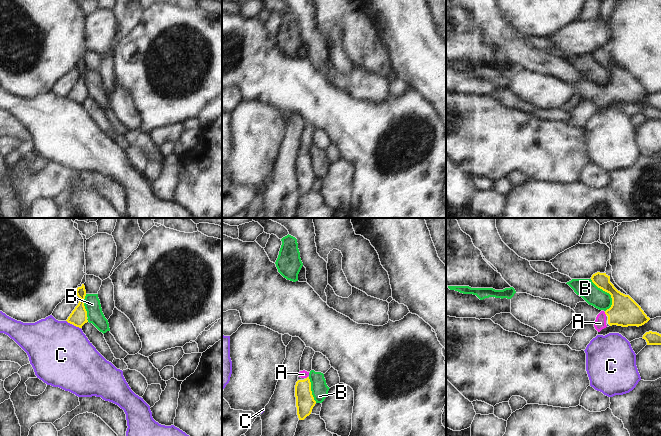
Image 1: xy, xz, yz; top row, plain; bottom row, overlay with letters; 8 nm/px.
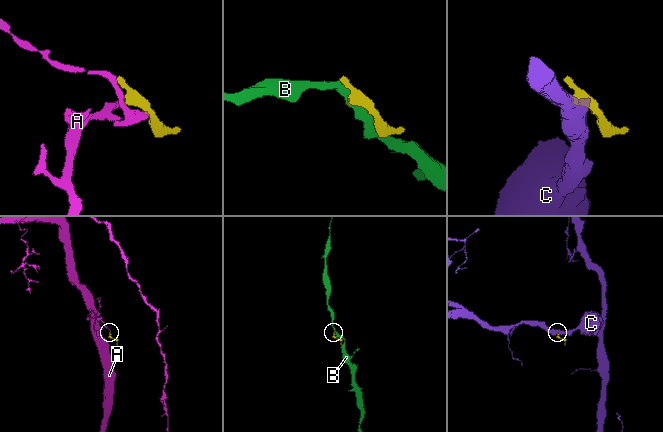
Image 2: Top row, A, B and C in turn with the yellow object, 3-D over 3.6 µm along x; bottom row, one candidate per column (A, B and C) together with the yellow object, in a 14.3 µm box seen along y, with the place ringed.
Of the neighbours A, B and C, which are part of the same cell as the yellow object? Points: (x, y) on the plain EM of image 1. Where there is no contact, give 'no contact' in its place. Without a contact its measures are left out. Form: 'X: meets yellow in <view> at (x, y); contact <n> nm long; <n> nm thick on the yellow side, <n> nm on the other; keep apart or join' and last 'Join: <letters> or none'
A: meets yellow in yz at (605, 89); contact 30 nm long; 240 nm thick on the yellow side, 100 nm on the other; join
B: meets yellow in yz at (608, 68); contact 300 nm long; 240 nm thick on the yellow side, 160 nm on the other; keep apart
C: meets yellow in xy at (77, 102); contact 70 nm long; 140 nm thick on the yellow side, 480 nm on the other; keep apart
Join: A

